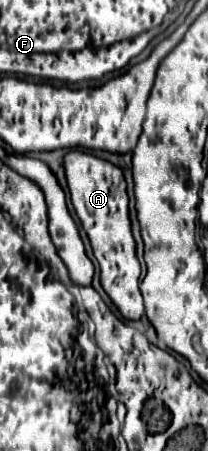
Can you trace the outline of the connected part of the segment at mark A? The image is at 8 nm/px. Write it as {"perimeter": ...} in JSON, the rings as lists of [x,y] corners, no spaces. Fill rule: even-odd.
{"perimeter":[[[69,151],[65,155],[65,175],[71,191],[71,201],[83,223],[85,233],[89,235],[93,255],[99,261],[101,285],[117,305],[121,315],[129,321],[137,321],[145,313],[143,295],[139,291],[141,267],[135,255],[135,241],[131,235],[129,223],[129,197],[125,189],[125,179],[119,167],[83,151]]]}

